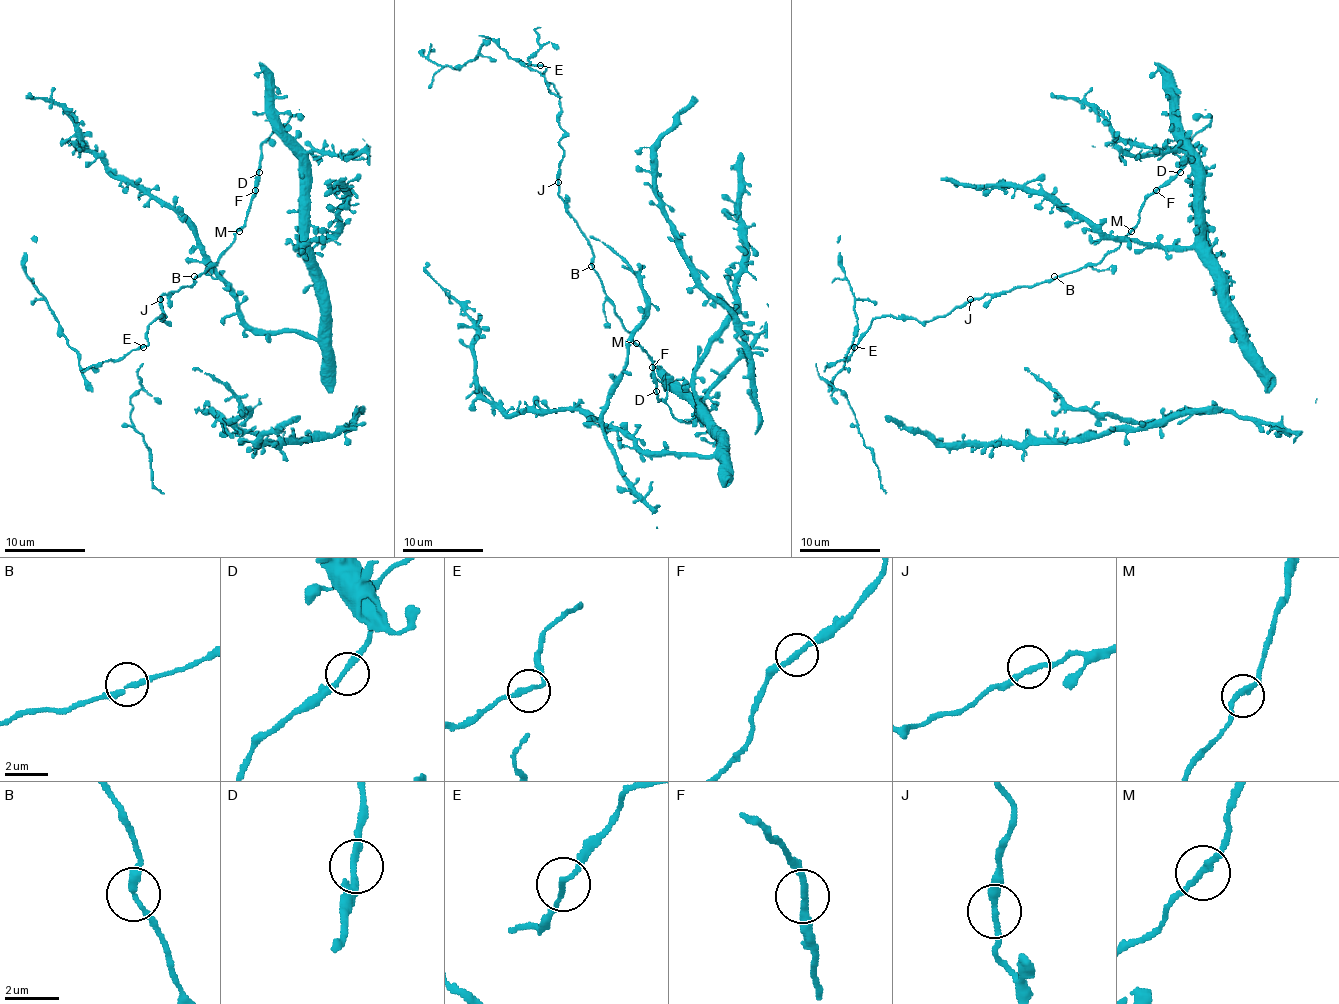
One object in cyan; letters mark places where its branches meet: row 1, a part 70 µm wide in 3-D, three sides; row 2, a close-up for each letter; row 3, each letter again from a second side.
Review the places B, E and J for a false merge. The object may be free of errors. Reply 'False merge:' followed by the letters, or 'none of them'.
False merge: none of them

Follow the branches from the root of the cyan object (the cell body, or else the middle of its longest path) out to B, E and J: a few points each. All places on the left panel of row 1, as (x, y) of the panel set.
B: (271, 138), (261, 146), (257, 192), (245, 225), (217, 263), (194, 277)
E: (271, 138), (261, 146), (245, 225), (192, 285), (160, 297), (166, 321), (162, 315), (148, 325), (142, 348)
J: (271, 138), (261, 146), (257, 192), (233, 243), (217, 263), (194, 277), (192, 285), (164, 293), (160, 299)

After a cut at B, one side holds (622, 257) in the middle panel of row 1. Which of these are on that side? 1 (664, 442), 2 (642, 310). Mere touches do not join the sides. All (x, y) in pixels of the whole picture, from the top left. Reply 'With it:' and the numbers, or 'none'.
With it: 1, 2

